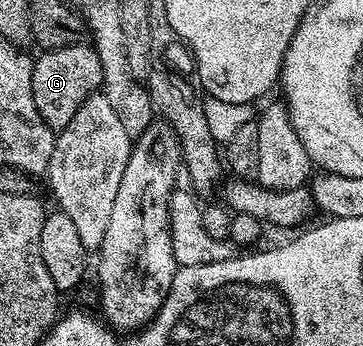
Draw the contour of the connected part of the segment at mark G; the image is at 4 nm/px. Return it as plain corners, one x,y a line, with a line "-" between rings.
75,45
73,47
46,49
41,52
42,56
37,56
34,59
34,68
32,69
32,97
36,101
36,109
40,113
40,117
44,117
44,121
56,133
68,125
68,121
76,113
76,109
82,103
84,96
102,87
102,66
98,60
98,55
95,53
93,46
82,46

